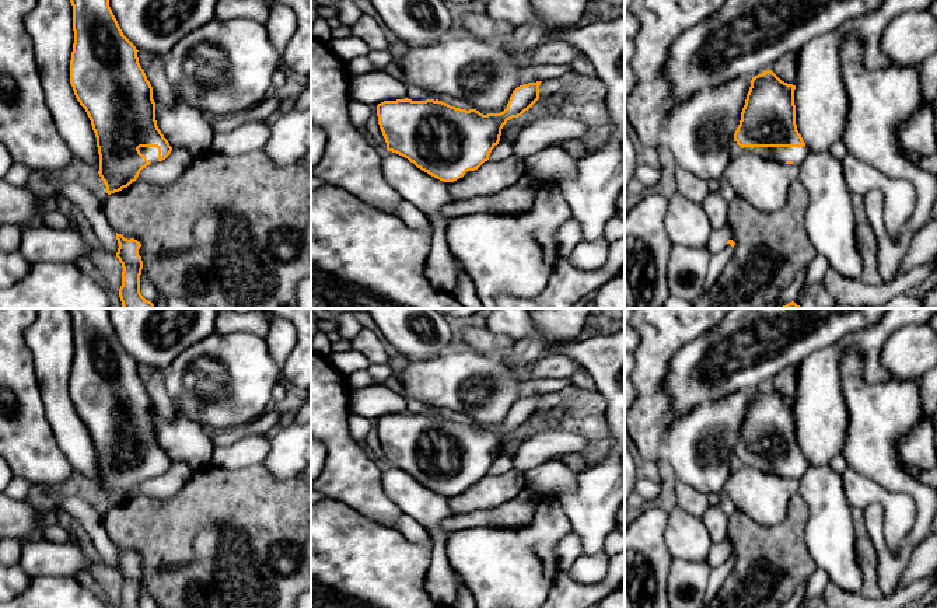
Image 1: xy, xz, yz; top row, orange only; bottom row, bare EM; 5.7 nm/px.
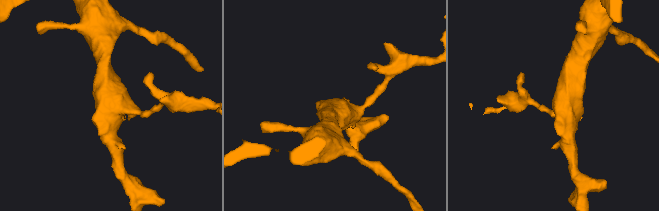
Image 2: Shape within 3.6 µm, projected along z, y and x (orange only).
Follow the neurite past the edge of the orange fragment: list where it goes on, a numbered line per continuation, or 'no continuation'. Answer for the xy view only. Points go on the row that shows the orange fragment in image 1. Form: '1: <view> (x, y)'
1: xy (151, 153)

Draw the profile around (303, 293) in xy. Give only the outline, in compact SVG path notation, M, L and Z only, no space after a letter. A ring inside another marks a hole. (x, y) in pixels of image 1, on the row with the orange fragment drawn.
M311 276L301 280L296 289L296 307L311 308Z

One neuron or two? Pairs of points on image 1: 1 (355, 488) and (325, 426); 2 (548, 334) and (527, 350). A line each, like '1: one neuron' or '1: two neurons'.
1: one neuron
2: one neuron

